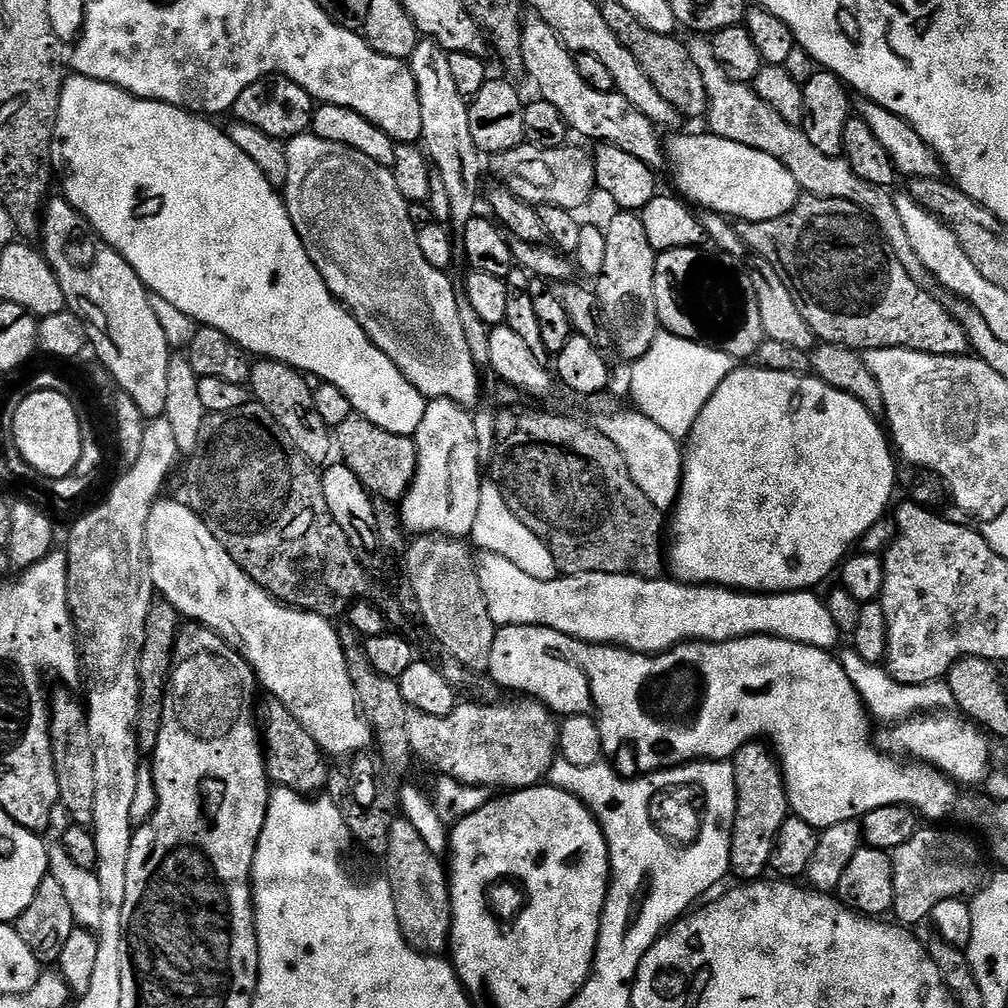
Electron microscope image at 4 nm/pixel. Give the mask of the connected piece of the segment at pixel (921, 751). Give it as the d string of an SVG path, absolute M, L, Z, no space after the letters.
M941 710L935 714L921 714L912 717L911 720L901 720L889 732L884 732L878 736L878 744L885 753L900 754L896 752L905 752L905 757L911 758L913 761L929 764L930 767L936 768L939 772L944 773L949 780L956 781L957 785L964 784L979 785L981 781L988 775L990 764L988 764L988 740L989 737L971 720L960 714L949 714L947 711Z

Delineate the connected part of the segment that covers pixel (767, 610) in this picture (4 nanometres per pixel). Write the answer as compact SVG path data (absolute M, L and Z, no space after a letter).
M480 552L475 557L476 573L478 574L478 582L482 586L482 594L486 598L486 606L490 618L497 626L507 626L509 624L521 624L522 626L538 626L539 628L553 628L562 634L572 636L576 640L585 640L588 644L610 644L617 648L629 648L631 652L646 652L655 654L657 652L669 652L671 648L675 648L678 644L683 644L689 640L709 640L712 644L718 642L726 642L727 640L737 640L743 636L777 636L783 640L793 640L799 644L813 644L815 648L823 648L832 650L841 643L842 634L834 626L834 618L830 618L830 610L826 610L824 600L816 597L817 594L812 590L803 592L742 592L734 588L722 588L714 584L685 584L675 578L657 578L647 580L641 576L623 576L622 574L602 574L601 572L591 572L590 574L574 574L566 576L557 575L555 580L543 580L542 578L530 578L530 574L526 574L526 570L522 570L519 566L514 566L514 562L510 562L510 558L506 558L502 554L494 554L493 552Z

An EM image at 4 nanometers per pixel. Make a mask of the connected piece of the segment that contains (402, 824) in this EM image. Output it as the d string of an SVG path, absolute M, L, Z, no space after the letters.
M403 818L393 819L388 835L388 845L382 853L384 860L383 875L392 891L392 901L398 926L406 942L415 952L440 954L449 947L452 934L452 892L448 889L449 873L440 863L441 857L435 856L422 842L422 836L410 822Z

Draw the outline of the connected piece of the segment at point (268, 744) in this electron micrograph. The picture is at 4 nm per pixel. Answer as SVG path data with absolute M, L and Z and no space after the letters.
M268 698L264 704L264 720L262 716L262 744L264 747L264 765L268 771L268 779L273 785L289 788L301 794L316 794L327 789L330 775L329 761L326 754L306 734L302 722L282 706L282 702Z

